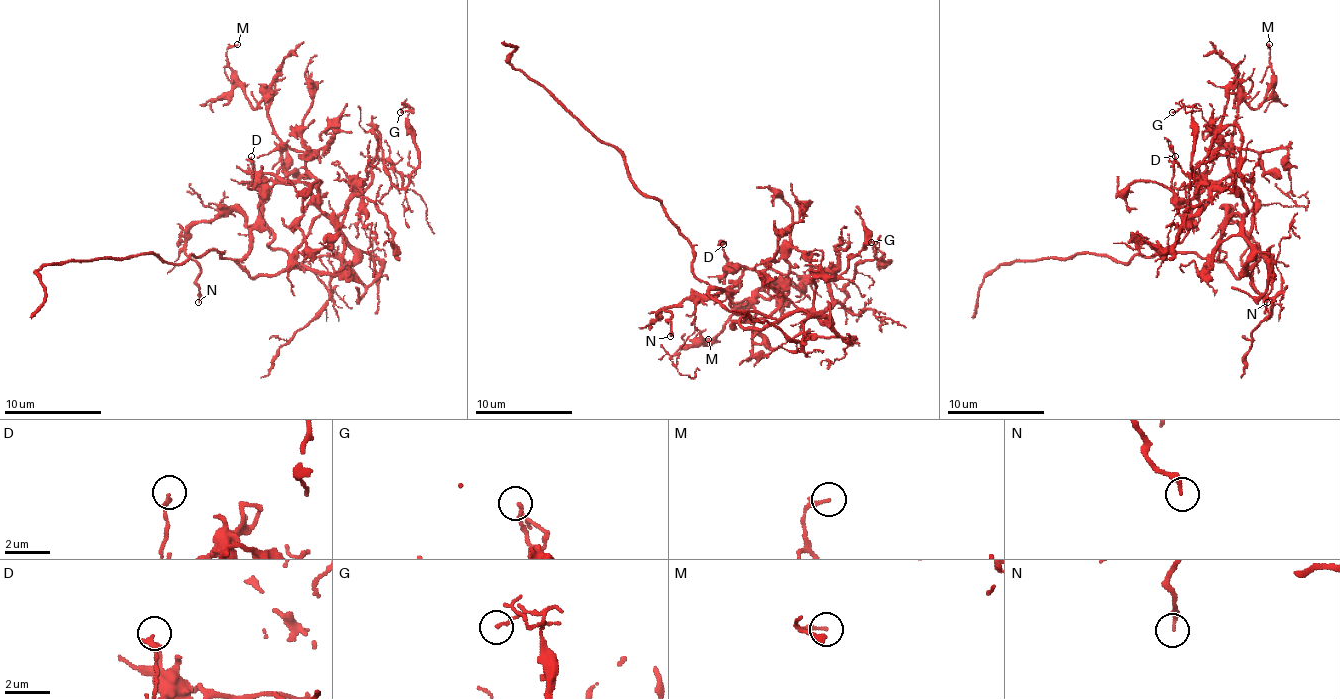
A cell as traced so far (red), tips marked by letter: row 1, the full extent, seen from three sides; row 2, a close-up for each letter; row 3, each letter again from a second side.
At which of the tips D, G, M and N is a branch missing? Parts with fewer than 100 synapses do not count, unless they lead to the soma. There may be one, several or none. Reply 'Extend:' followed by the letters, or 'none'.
Extend: none

